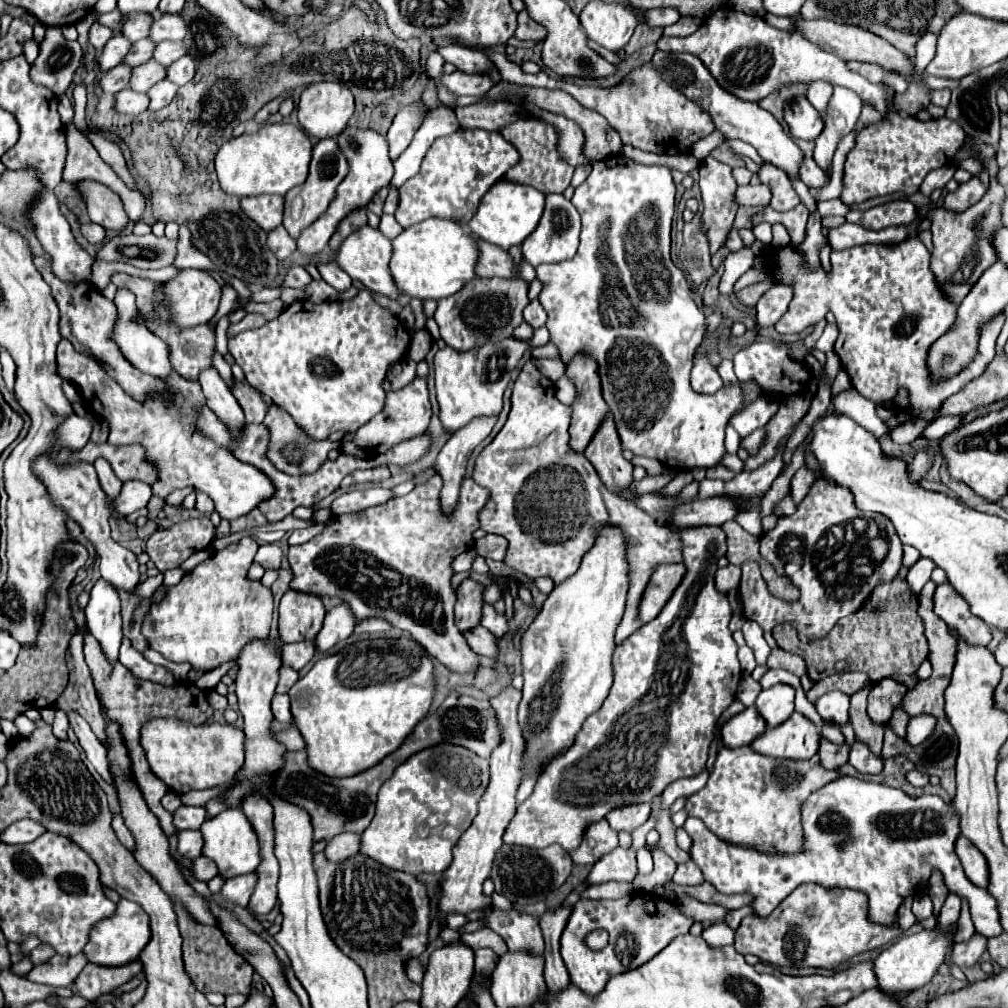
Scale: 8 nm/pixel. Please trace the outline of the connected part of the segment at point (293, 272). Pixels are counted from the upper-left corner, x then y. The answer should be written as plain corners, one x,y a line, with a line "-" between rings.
295,266
288,270
281,287
304,288
311,281
312,277
302,266

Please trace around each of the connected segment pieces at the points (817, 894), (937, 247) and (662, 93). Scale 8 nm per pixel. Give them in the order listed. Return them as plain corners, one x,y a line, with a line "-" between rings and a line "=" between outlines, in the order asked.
801,883
791,895
787,895
787,899
783,899
777,905
773,915
763,917
763,919
761,917
745,917
739,925
739,929
735,931
735,943
733,945
739,953
757,955
759,959
773,963
773,965
833,969
841,961
861,953
861,951
869,951
869,949
875,949
875,947
881,947
881,945
887,945
891,941
899,939
917,921
915,915
911,913
911,901
913,901
913,897
905,897
905,901
899,907
897,921
893,925
879,925
879,923
873,923
869,919
869,903
867,903
867,895
863,895
863,891
823,887
817,883
=
971,139
971,141
977,145
977,149
983,157
983,163
989,165
989,173
991,173
989,191
983,195
983,199
979,203
975,203
971,209
967,209
959,215
951,215
945,209
935,209
929,213
929,217
933,221
933,225
931,225
931,233
933,233
931,271
937,279
939,289
951,303
961,303
965,299
965,295
971,291
971,287
975,285
975,281
979,281
979,277
985,273
985,269
989,269
997,261
989,243
991,243
991,231
995,231
995,227
1001,227
999,199
1003,199
1005,189
999,187
999,183
995,183
995,171
997,171
995,149
983,147
983,143
979,143
979,139
=
489,51
487,55
495,63
495,67
499,67
503,81
529,85
529,87
561,89
561,91
573,95
575,99
579,99
579,103
583,103
585,107
591,107
593,111
603,115
609,121
609,125
619,133
623,145
631,145
641,151
655,153
655,143
663,143
665,153
669,153
669,155
689,153
691,145
697,139
707,137
715,129
711,123
711,117
703,115
703,111
699,111
699,107
695,107
695,103
691,103
685,95
679,95
679,91
675,91
671,85
663,83
663,79
659,79
659,73
649,63
643,65
641,69
635,69
617,87
595,89
595,87
577,87
573,83
565,83
561,79
549,77
543,71
539,71
535,75
523,73
517,63
511,63
503,53
497,53
497,51

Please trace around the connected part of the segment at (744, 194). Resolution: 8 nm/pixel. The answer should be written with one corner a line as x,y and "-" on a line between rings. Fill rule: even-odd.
745,185
737,187
735,191
735,203
737,205
767,205
771,199
771,191
765,185

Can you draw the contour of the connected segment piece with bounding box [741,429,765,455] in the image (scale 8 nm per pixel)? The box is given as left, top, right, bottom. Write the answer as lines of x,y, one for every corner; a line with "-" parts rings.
757,429
757,431
751,433
747,439
741,441
741,447
745,447
751,455
755,455
757,449
761,447
761,443
763,443
763,437
765,437
765,429

